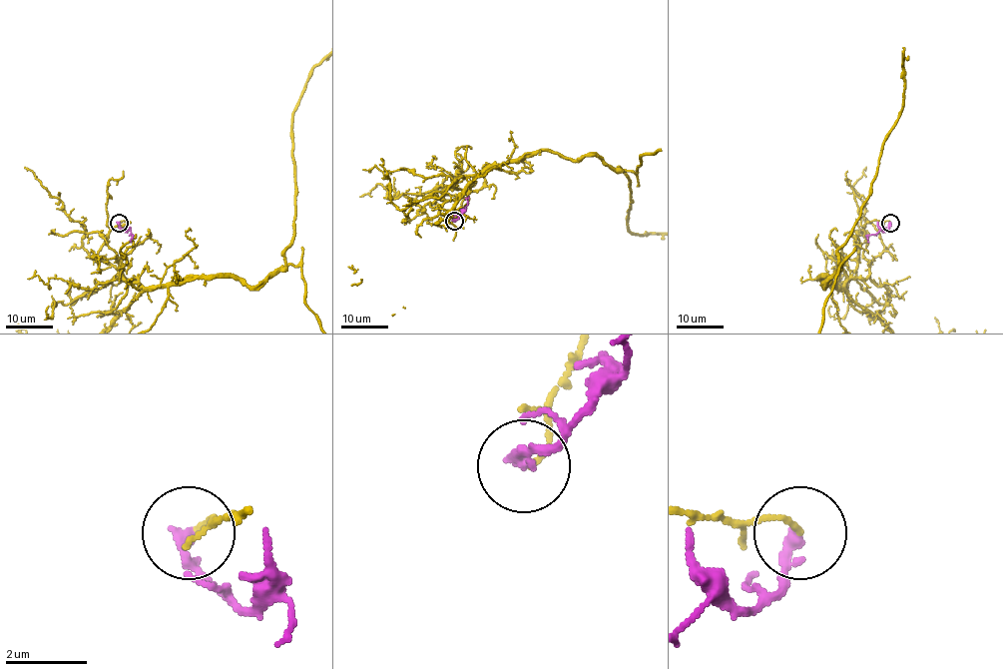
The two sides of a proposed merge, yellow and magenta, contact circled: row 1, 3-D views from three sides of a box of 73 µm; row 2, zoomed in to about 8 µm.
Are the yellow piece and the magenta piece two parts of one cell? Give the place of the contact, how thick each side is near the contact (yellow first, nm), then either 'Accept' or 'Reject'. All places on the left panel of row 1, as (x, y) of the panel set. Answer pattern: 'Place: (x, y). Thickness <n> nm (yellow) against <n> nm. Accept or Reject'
Place: (119, 223). Thickness 120 nm (yellow) against 300 nm. Reject

